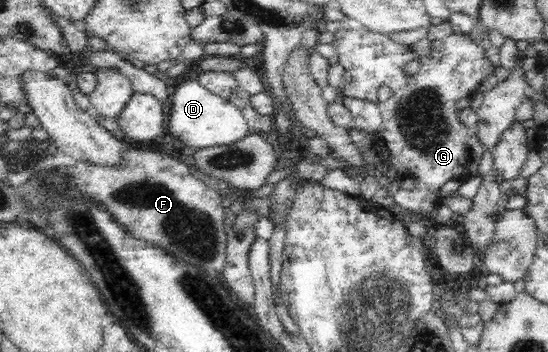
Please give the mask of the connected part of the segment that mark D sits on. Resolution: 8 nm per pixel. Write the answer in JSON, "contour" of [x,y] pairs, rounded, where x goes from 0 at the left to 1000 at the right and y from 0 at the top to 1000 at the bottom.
{"contour":[[[359,227],[332,233],[310,273],[310,293],[314,307],[303,375],[338,415],[369,423],[423,409],[462,372],[436,307],[416,281],[387,267],[387,259],[376,256]]]}

